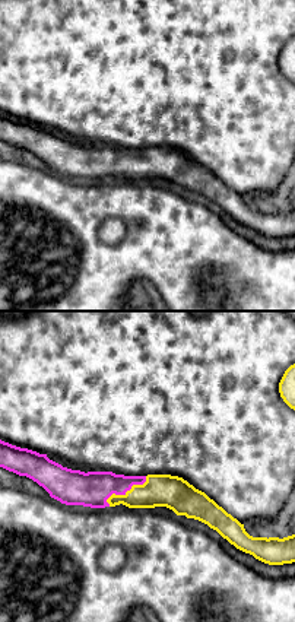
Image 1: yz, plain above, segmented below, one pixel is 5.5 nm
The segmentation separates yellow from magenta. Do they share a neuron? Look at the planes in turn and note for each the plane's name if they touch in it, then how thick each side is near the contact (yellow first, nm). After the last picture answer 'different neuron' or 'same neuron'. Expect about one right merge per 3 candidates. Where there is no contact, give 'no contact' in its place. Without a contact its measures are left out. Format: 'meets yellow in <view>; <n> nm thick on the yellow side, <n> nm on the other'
meets yellow in yz; 180 nm thick on the yellow side, 190 nm on the other

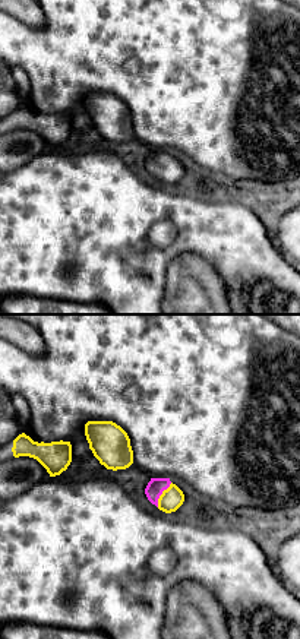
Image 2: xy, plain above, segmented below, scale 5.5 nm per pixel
meets yellow in xy; 120 nm thick on the yellow side, 90 nm on the other

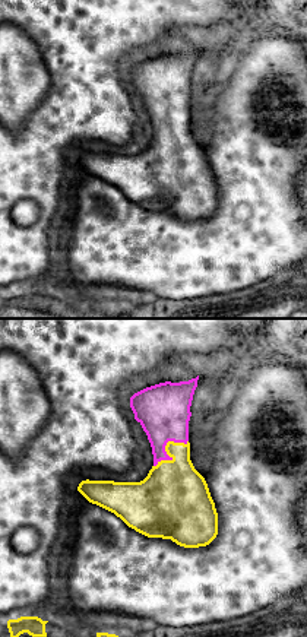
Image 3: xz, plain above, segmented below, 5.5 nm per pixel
meets yellow in xz; 360 nm thick on the yellow side, 280 nm on the other

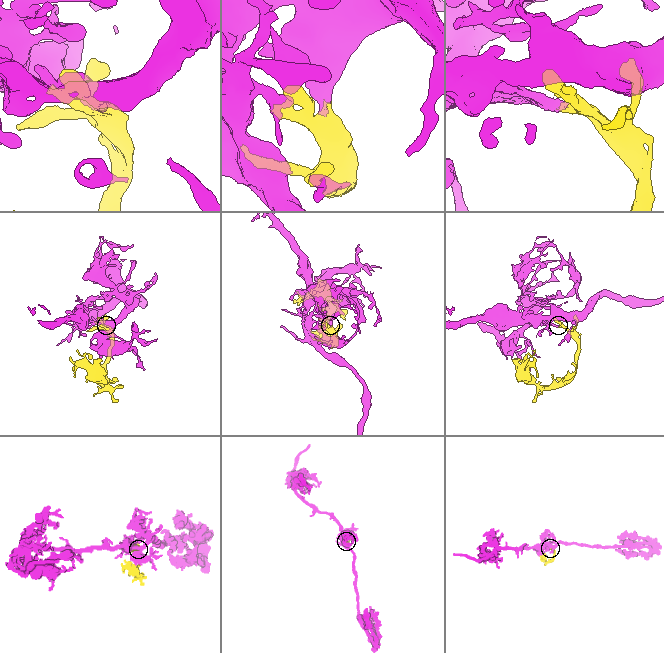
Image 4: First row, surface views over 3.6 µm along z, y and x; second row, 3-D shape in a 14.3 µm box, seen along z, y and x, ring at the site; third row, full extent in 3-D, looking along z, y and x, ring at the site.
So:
same neuron

